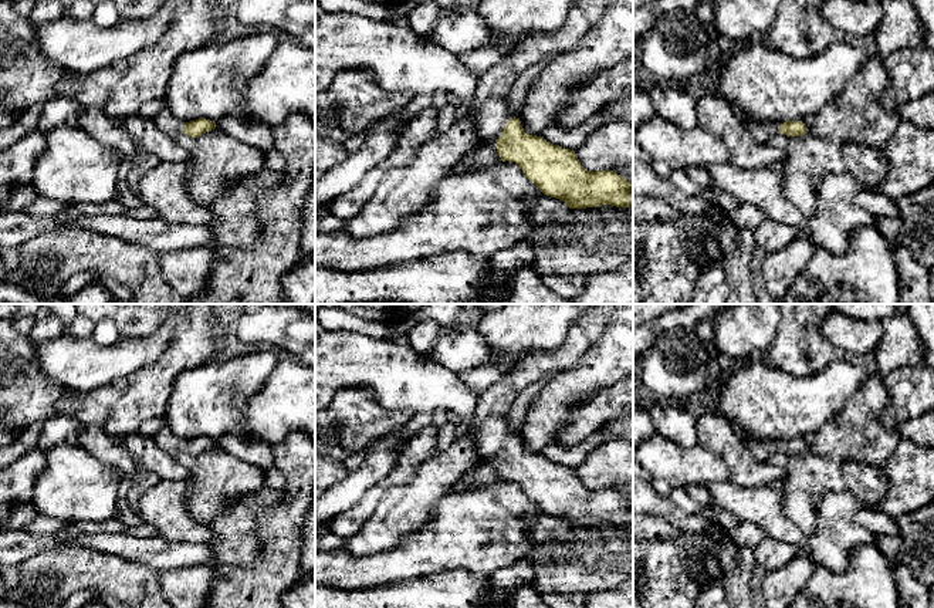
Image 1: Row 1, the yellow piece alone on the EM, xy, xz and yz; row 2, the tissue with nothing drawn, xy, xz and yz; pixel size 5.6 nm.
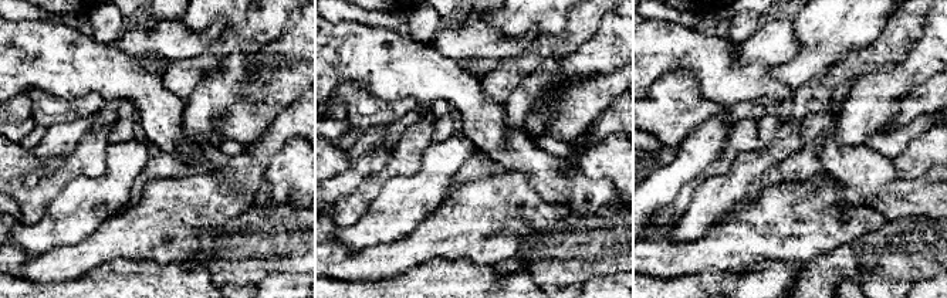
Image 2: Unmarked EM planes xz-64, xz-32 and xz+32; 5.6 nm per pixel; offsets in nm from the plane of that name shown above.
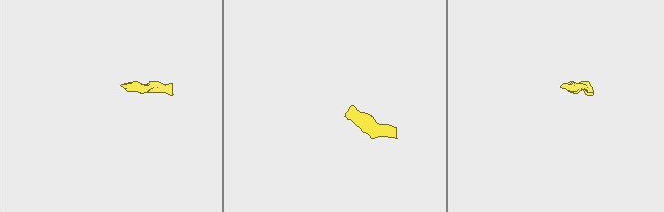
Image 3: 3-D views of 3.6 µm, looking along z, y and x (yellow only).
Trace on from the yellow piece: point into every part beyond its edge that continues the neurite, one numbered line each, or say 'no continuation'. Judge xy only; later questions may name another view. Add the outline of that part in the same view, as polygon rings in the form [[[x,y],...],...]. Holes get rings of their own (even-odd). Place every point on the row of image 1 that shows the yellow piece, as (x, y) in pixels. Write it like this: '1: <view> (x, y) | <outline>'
1: xy (165, 120) | [[[163,107],[162,111],[152,119],[152,122],[166,135],[176,136],[185,131],[186,122],[176,118],[167,107]]]

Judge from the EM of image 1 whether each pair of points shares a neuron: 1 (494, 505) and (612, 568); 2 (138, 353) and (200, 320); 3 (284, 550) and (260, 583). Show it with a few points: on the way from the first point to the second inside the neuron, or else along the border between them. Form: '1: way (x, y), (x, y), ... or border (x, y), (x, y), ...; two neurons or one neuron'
1: border (569, 527), (555, 539), (541, 544); two neurons
2: border (186, 318), (156, 360); two neurons
3: way (280, 558), (278, 564), (268, 574); one neuron

